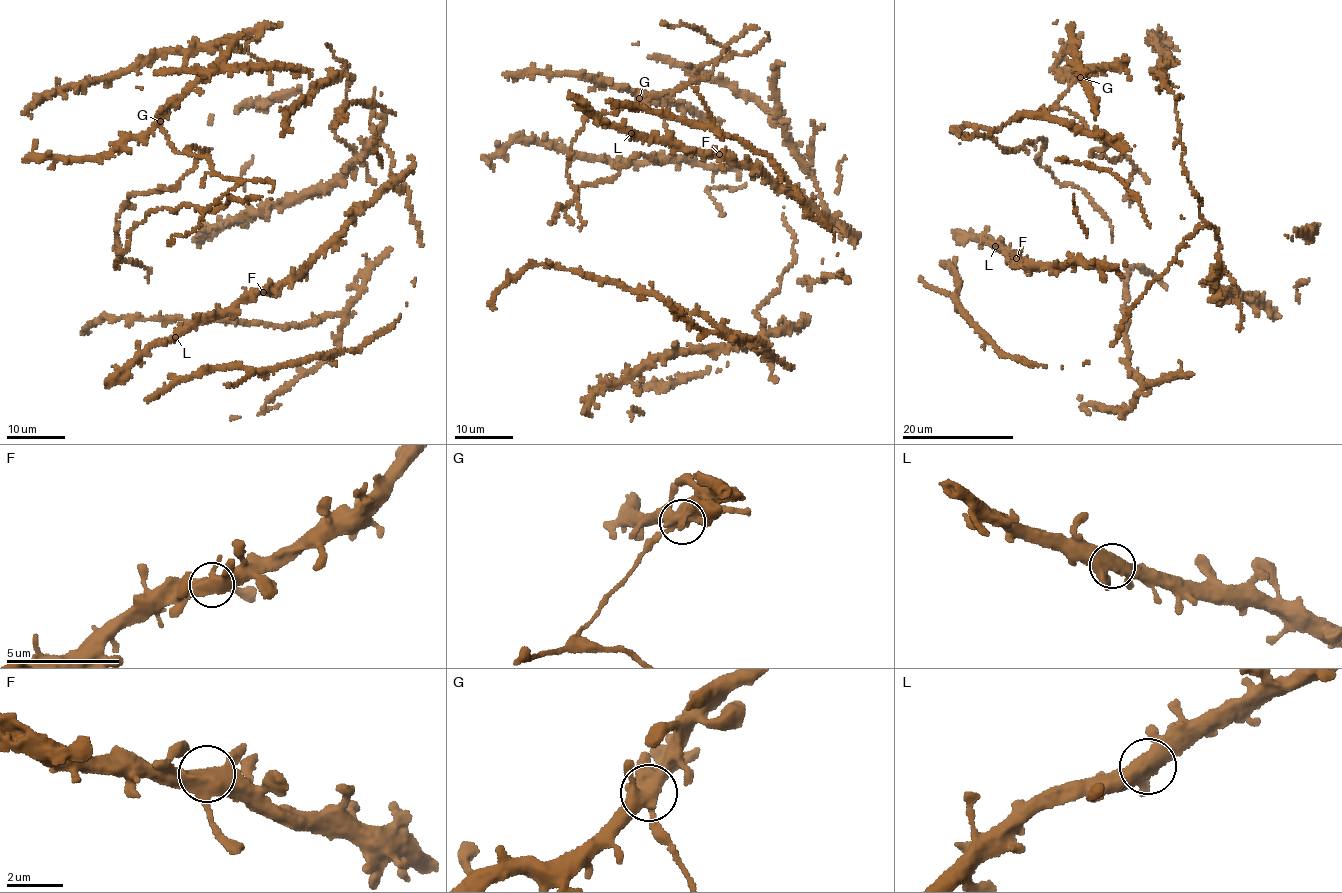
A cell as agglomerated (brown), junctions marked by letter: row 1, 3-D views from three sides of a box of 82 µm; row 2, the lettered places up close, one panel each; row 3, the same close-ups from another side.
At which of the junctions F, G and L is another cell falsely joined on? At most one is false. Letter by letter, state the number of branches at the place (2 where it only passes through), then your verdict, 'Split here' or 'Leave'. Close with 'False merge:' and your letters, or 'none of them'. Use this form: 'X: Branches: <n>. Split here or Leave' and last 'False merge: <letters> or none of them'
F: Branches: 4. Leave
G: Branches: 4. Split here
L: Branches: 4. Leave
False merge: G

